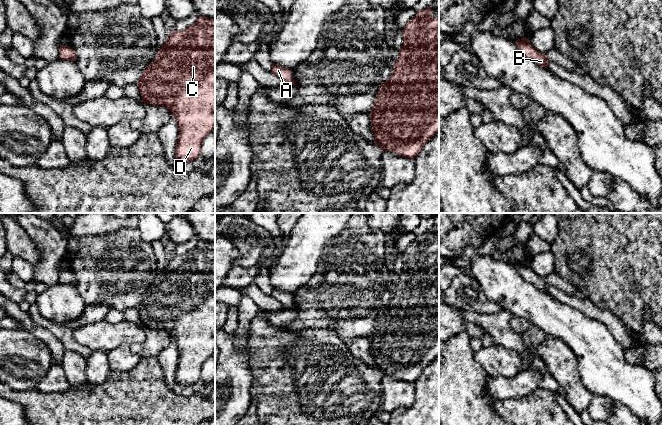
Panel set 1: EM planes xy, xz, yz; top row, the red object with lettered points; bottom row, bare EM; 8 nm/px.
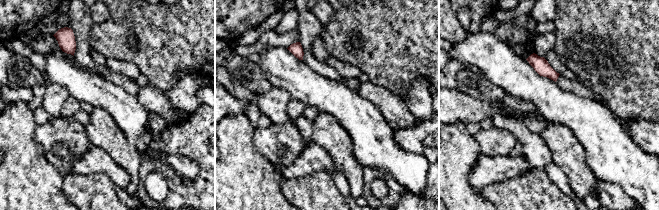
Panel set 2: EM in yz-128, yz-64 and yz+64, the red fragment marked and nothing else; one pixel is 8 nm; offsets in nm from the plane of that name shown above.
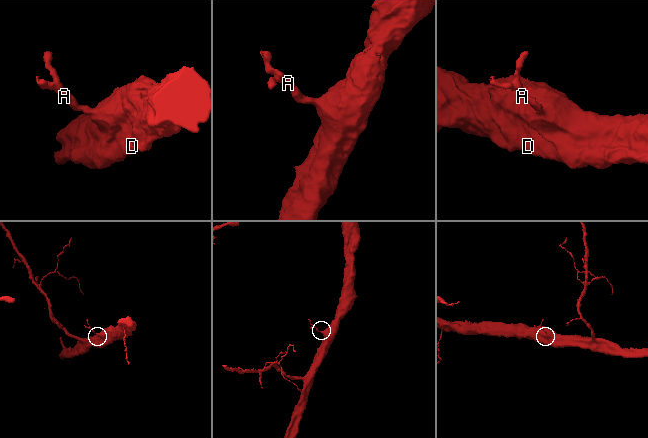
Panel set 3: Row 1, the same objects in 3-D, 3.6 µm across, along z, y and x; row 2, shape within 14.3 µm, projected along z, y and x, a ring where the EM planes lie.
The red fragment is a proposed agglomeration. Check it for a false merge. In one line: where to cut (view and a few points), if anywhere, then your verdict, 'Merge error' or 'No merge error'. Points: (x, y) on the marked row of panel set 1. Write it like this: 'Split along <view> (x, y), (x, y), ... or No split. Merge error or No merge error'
No split. No merge error

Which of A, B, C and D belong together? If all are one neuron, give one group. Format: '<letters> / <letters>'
A B C D

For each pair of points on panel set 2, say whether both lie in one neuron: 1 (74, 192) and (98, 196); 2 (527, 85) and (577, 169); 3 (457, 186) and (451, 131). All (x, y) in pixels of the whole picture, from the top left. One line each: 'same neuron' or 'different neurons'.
1: same neuron
2: different neurons
3: same neuron

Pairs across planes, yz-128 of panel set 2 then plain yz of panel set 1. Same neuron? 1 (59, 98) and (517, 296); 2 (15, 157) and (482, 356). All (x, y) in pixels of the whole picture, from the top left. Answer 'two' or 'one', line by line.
1: two
2: two

